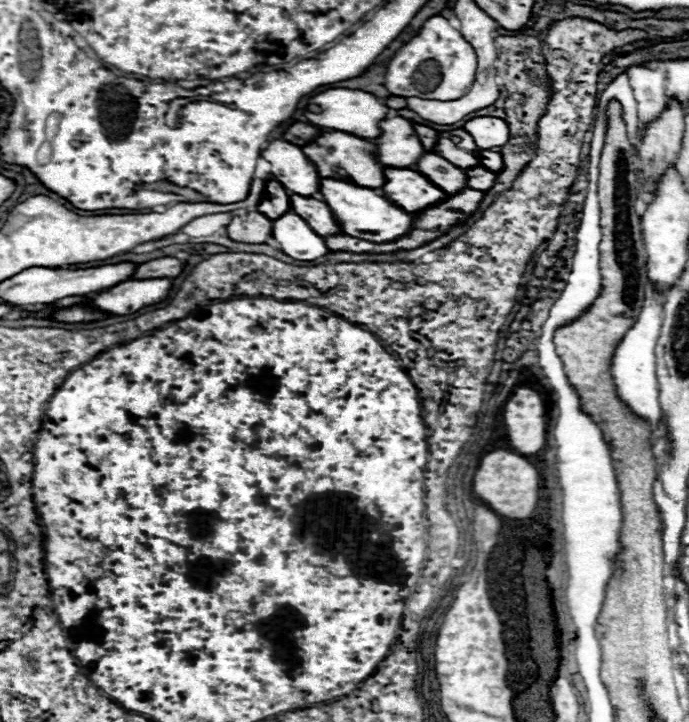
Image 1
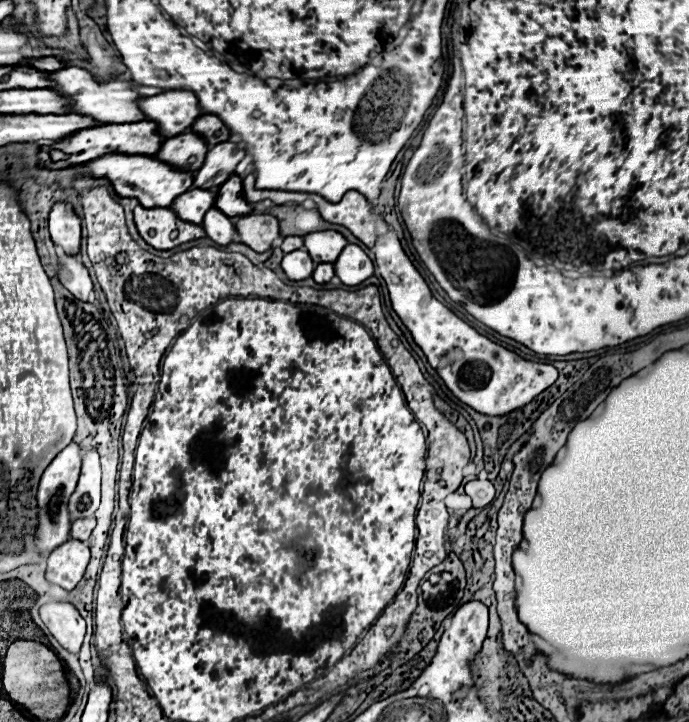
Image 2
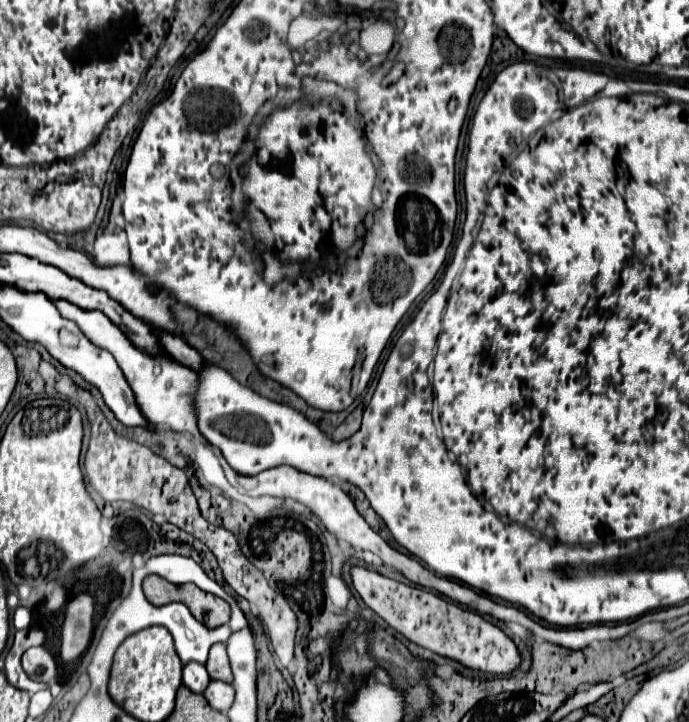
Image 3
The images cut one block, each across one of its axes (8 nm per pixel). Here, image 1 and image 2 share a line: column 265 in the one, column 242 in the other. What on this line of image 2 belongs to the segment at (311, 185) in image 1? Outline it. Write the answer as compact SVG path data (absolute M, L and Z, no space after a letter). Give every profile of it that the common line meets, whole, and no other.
M222 142L208 150L204 164L194 174L192 188L218 188L230 174L234 174L236 164L244 158L244 150L234 142Z

